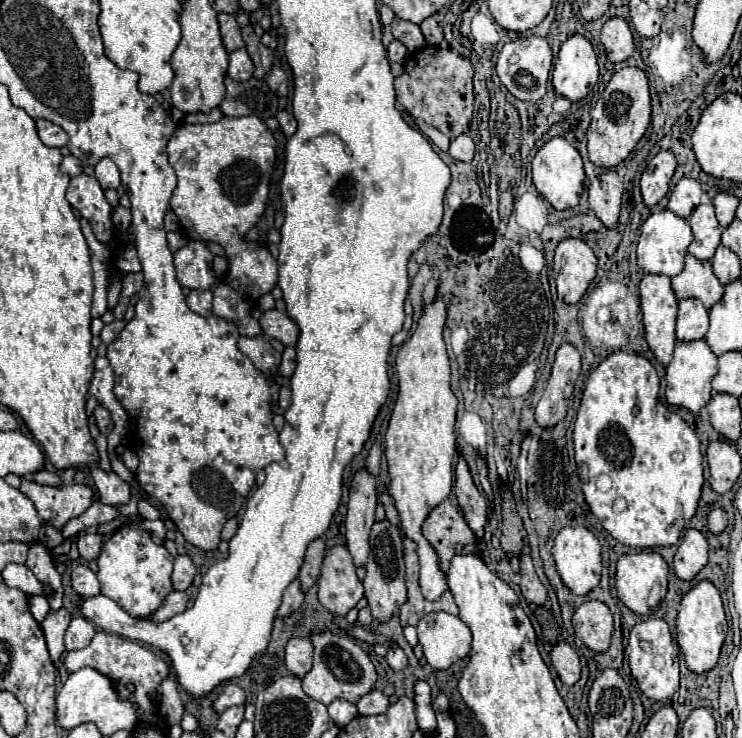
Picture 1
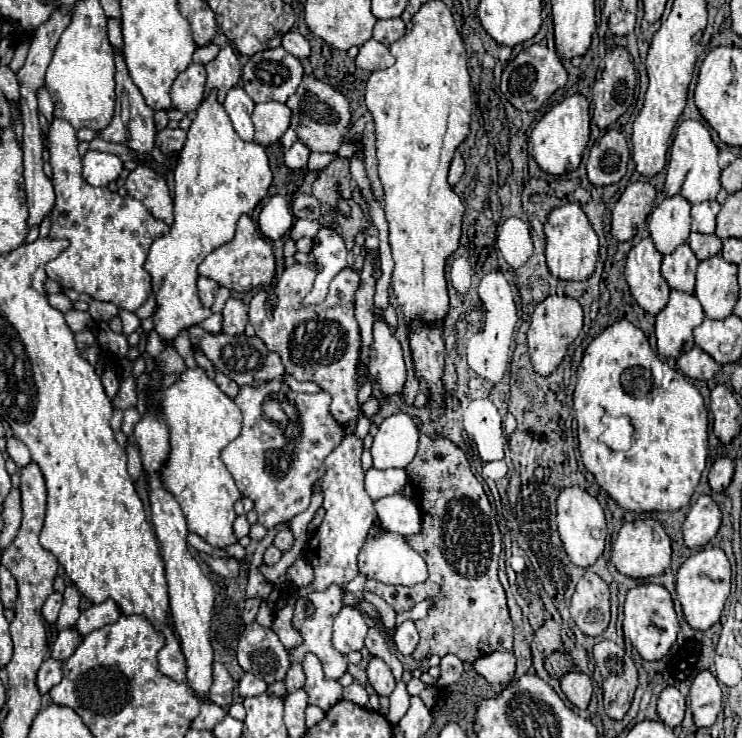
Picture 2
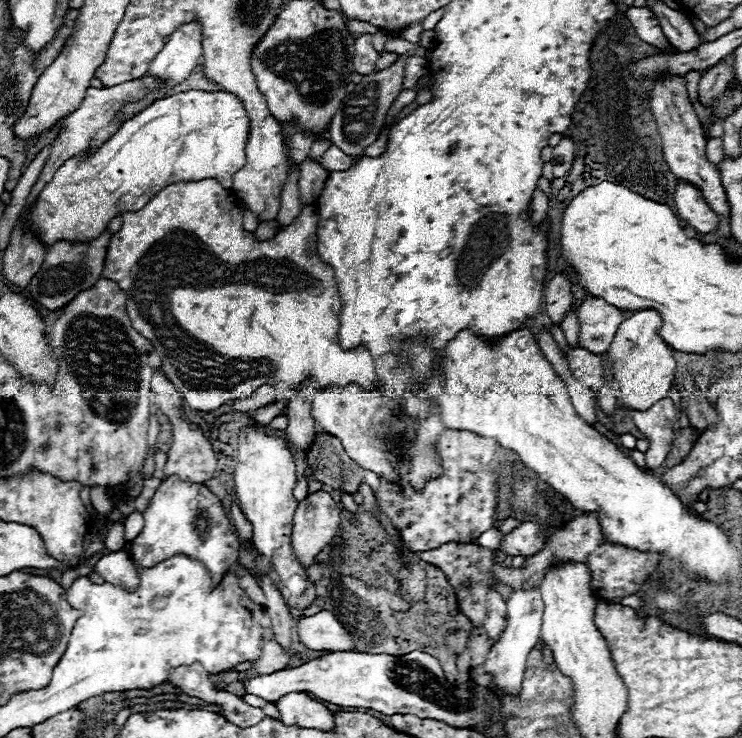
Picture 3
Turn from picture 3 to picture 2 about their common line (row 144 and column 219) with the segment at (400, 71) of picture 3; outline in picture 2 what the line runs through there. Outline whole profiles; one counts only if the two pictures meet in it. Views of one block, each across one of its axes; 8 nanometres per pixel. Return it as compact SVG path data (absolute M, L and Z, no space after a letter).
M192 326L190 328L190 342L192 346L198 346L210 360L212 364L224 372L228 378L232 378L238 386L262 386L270 380L286 380L286 370L282 366L282 360L276 352L270 352L266 348L266 344L254 336L254 338L248 338L248 336L228 336L228 334L220 334L220 336L214 336L206 330L202 330L200 326Z

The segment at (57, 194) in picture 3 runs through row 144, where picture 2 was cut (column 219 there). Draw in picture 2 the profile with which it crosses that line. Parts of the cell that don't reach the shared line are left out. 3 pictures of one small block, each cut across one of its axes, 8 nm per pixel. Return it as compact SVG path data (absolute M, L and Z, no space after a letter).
M208 92L196 108L186 132L188 140L174 170L174 224L170 234L154 240L146 260L146 270L152 276L152 290L156 292L158 302L154 330L168 342L174 340L182 328L200 324L212 314L196 296L198 264L214 248L234 238L238 218L250 214L272 184L266 150L256 142L244 142L234 132L226 110L216 96L216 92Z

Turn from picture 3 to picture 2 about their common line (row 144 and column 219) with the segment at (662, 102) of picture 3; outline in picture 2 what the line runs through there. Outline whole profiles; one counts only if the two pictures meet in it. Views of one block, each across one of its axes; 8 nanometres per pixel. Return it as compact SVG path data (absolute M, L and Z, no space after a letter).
M214 662L214 682L210 686L210 700L222 708L228 708L232 704L232 688L234 680L230 678L224 664Z

